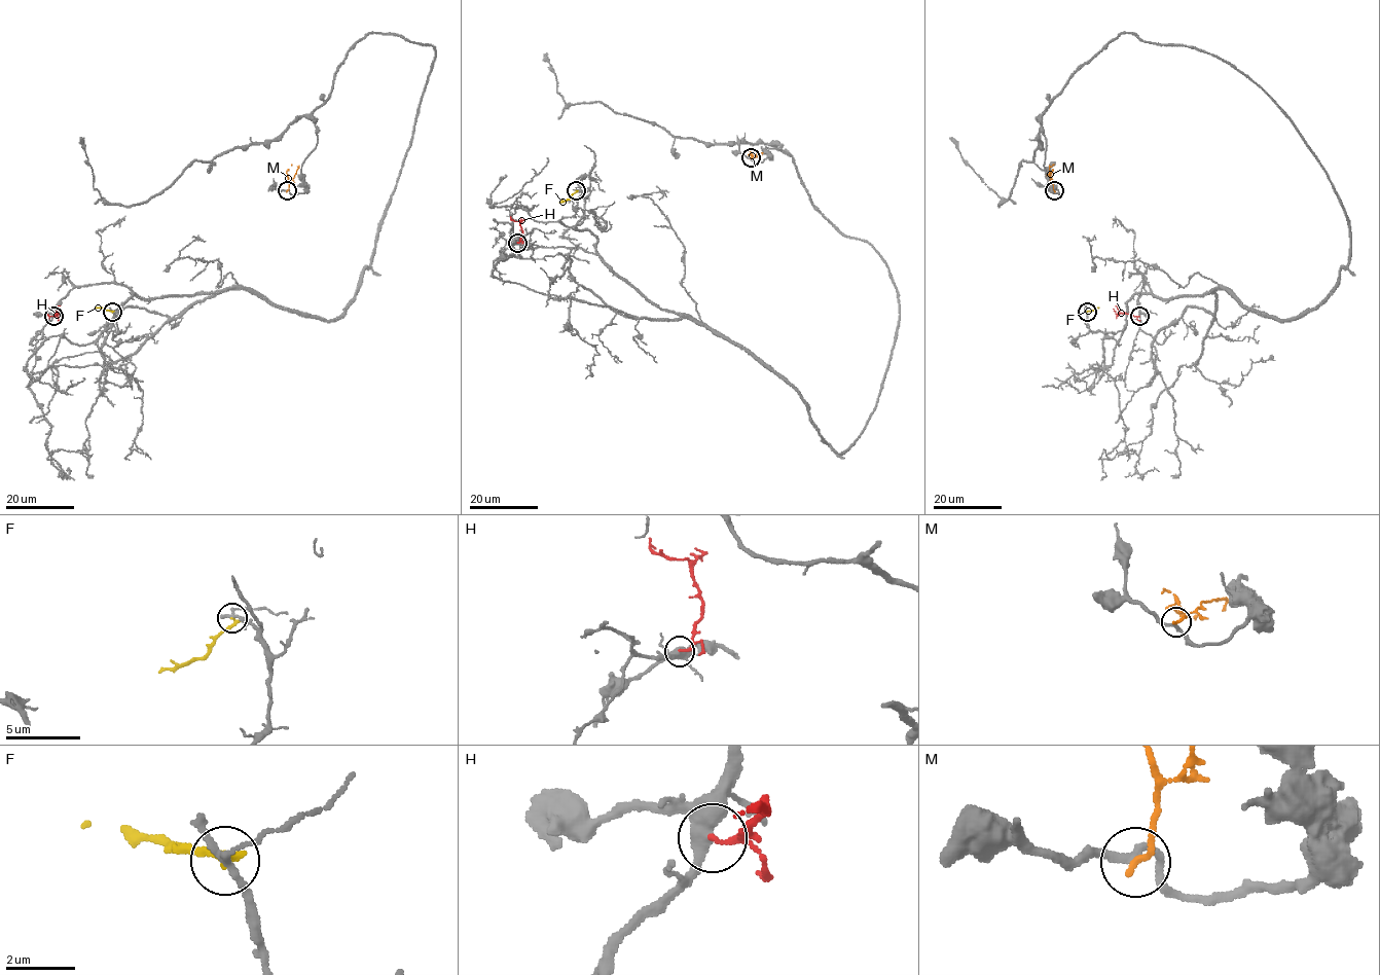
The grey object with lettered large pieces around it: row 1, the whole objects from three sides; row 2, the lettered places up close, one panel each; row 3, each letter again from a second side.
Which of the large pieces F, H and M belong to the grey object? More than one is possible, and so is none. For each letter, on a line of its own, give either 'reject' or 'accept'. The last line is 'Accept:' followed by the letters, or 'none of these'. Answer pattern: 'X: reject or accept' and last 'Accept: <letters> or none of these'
F: reject
H: accept
M: reject
Accept: H

